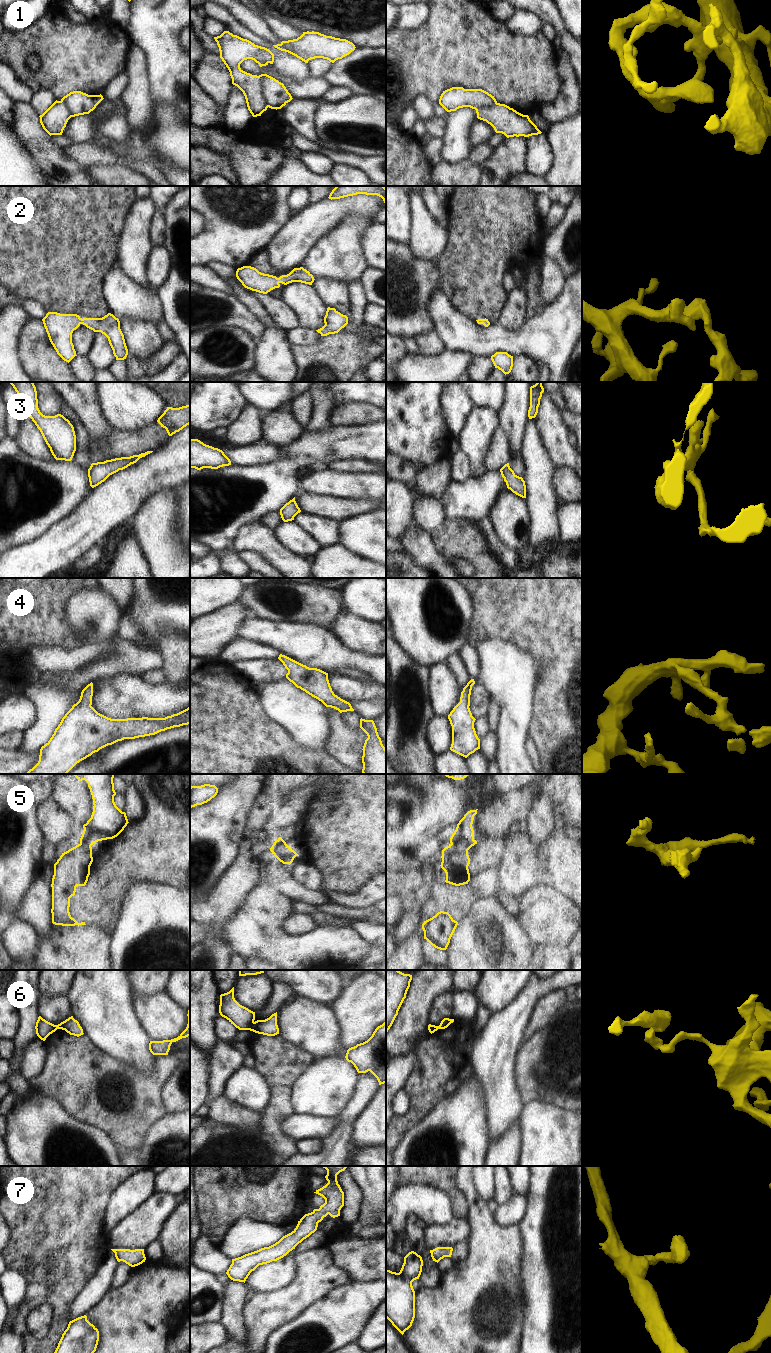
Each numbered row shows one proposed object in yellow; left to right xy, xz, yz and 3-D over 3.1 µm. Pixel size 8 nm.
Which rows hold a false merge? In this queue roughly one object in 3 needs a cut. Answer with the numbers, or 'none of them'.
6

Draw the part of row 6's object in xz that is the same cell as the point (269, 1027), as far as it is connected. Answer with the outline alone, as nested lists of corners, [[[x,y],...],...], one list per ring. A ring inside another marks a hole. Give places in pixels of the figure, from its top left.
[[[277,1012],[265,1020],[257,1020],[253,1022],[249,1030],[267,1036],[275,1036],[279,1034]]]

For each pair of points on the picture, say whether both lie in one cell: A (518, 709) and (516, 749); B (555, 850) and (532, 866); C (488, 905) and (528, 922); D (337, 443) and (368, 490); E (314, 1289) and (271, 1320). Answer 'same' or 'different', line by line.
A: same
B: same
C: different
D: different
E: same

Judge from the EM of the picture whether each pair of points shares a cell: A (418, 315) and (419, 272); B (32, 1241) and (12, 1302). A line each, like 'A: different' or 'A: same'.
A: same
B: different

